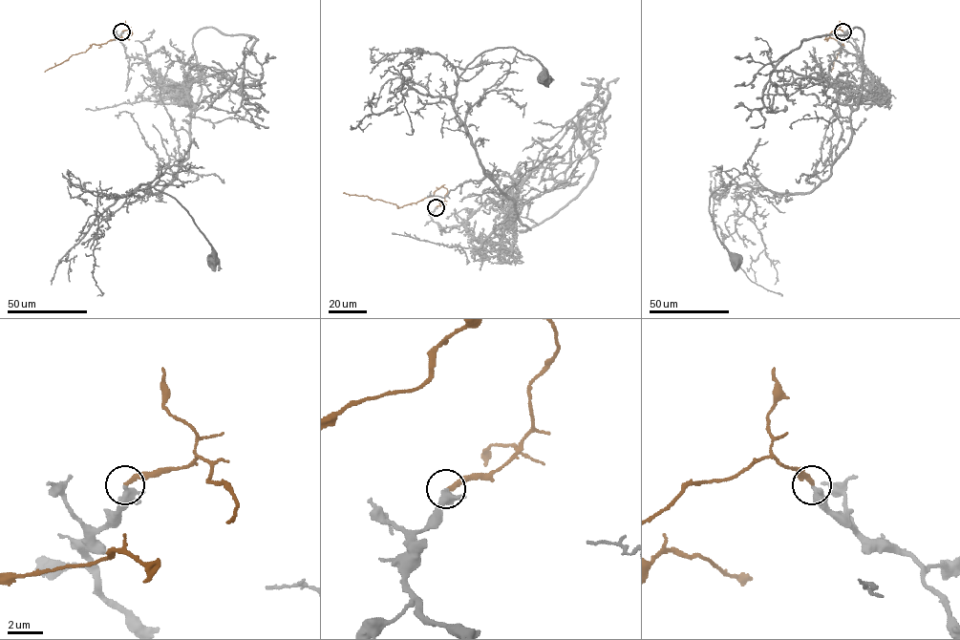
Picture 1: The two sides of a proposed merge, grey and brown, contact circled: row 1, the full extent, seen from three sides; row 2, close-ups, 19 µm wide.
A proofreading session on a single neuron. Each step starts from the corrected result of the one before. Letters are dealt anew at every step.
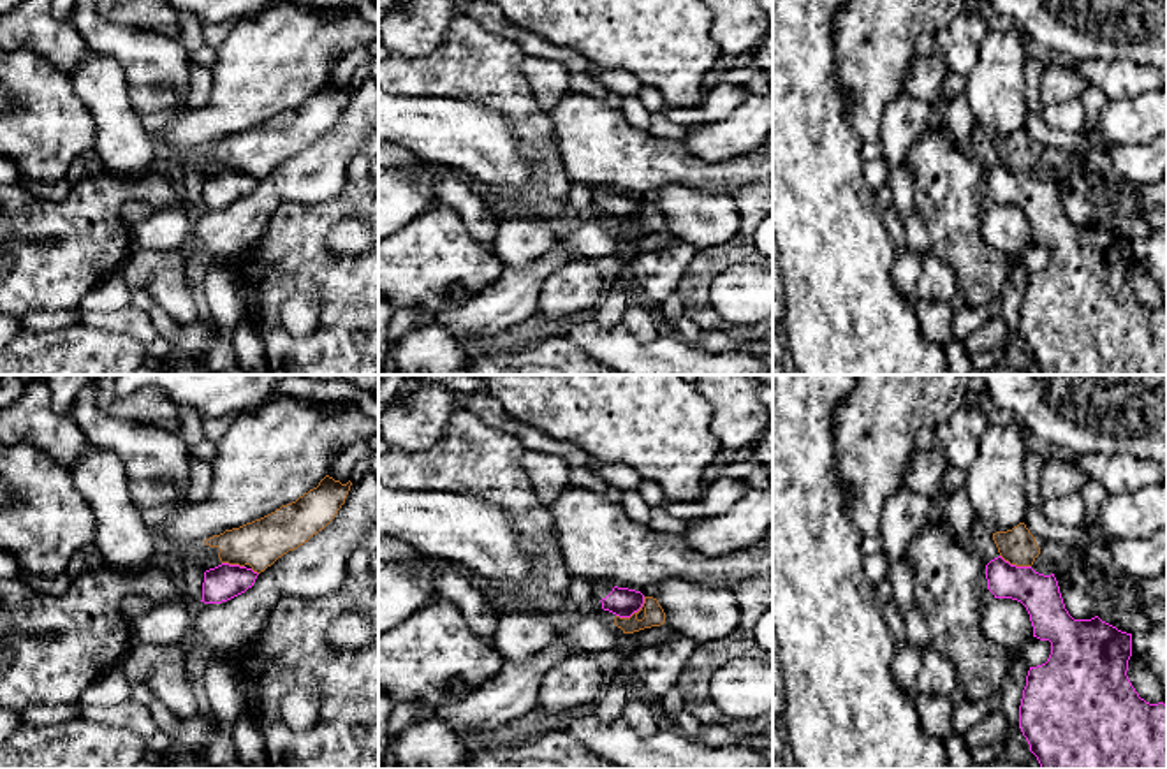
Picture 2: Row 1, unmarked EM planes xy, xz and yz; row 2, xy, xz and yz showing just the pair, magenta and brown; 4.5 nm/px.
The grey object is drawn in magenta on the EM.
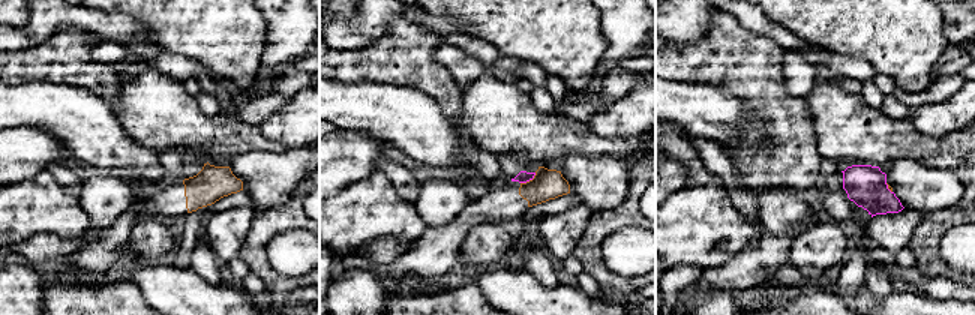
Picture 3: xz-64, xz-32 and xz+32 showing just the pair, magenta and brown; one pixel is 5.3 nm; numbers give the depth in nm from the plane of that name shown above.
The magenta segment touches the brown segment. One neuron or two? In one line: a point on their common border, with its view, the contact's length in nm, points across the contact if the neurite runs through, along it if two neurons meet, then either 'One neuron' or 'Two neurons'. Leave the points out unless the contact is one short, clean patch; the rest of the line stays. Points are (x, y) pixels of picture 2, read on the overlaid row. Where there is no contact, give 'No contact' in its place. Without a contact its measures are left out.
Touches magenta at xz (632, 613). Shared border 160 nm. Boundary: xz (645, 597), (645, 602), (629, 616), (616, 616). Two neurons

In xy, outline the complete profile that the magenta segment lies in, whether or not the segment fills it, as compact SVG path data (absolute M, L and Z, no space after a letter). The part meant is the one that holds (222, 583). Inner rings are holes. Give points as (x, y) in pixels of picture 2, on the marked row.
M222 563L204 572L202 600L204 604L227 602L253 586L257 572L239 565Z

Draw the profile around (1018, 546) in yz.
M1024 523L1012 530L993 533L1000 556L1016 567L1031 567L1044 542L1030 533Z

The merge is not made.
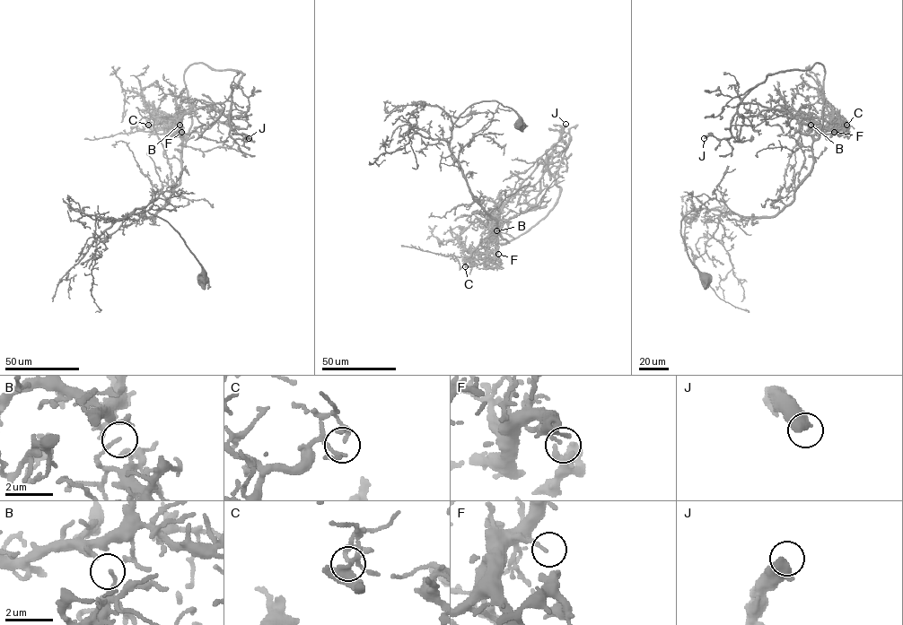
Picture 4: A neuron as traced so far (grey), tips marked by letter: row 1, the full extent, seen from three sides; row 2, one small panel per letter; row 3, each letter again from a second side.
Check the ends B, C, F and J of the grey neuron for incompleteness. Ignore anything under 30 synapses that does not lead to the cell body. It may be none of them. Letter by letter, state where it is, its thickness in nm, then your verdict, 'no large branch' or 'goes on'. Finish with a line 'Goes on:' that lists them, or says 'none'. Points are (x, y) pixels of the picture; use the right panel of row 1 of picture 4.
B: at (810, 125); 100 nm thick; goes on
C: at (846, 125); 130 nm thick; no large branch
F: at (834, 132); 130 nm thick; no large branch
J: at (704, 138); 600 nm thick; no large branch
Goes on: B

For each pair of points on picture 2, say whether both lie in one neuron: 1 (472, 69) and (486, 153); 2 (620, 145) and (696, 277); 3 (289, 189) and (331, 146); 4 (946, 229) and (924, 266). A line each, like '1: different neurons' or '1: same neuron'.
1: different neurons
2: same neuron
3: same neuron
4: different neurons

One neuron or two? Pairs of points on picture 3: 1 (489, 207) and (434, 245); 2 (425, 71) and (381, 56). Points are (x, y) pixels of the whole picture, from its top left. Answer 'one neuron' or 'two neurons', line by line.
1: one neuron
2: one neuron

